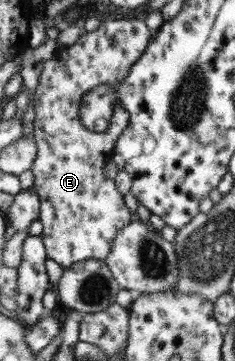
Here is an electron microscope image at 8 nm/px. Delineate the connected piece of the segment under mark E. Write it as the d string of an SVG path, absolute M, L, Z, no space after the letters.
M142 20L101 21L96 30L81 34L74 44L56 51L55 58L45 64L38 88L33 93L31 99L35 109L33 136L38 145L38 156L31 171L35 177L33 185L41 198L42 210L39 220L43 225L43 231L40 236L46 245L48 259L55 260L65 269L81 261L107 261L109 253L113 251L117 232L136 218L135 214L129 211L117 182L109 180L104 172L104 167L111 159L121 134L130 126L129 110L125 109L121 102L117 102L109 127L104 132L97 133L84 124L80 109L86 93L100 85L116 87L130 75L133 65L145 56L154 38L154 32Z

